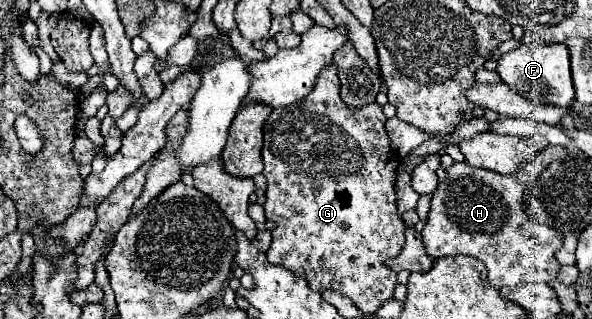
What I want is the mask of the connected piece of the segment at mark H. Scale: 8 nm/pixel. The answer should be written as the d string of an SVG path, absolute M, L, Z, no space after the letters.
M549 145L541 153L535 155L533 161L529 161L521 171L515 175L499 175L499 173L489 173L487 169L473 169L469 163L453 163L447 169L447 179L439 183L437 191L431 197L431 211L425 223L425 229L421 233L425 251L429 257L439 259L447 255L471 255L477 257L485 263L489 271L489 281L493 287L515 287L519 283L529 283L529 281L545 281L551 283L557 279L559 263L555 259L555 251L561 249L563 237L553 231L551 227L539 225L529 217L523 209L523 193L525 187L531 179L535 179L551 161L555 159L565 159L567 151L563 147Z

